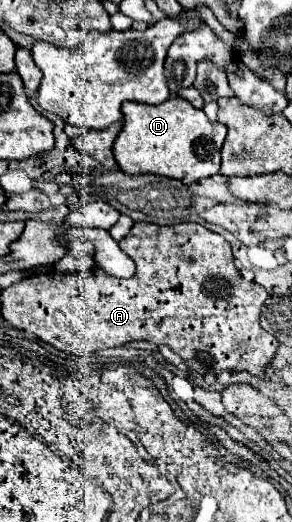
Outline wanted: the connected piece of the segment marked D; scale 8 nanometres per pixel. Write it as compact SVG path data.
M172 96L158 106L136 102L122 104L124 124L114 142L114 158L126 174L160 174L184 184L214 176L220 170L220 148L226 138L226 126L210 122L206 114L190 102Z

